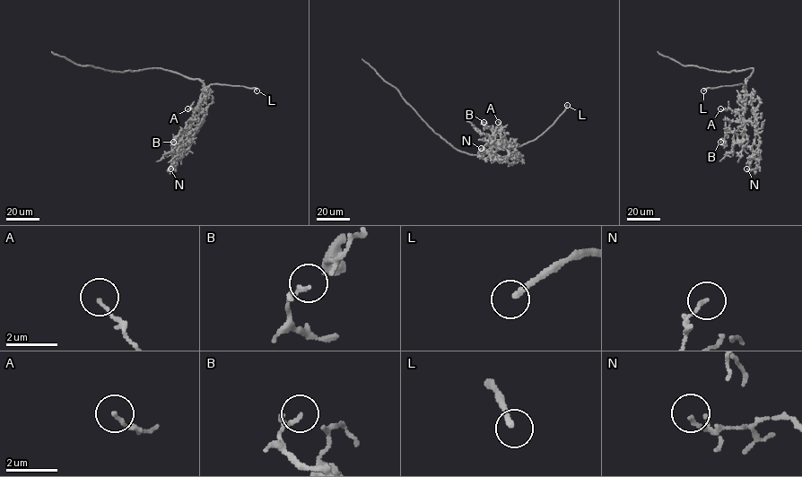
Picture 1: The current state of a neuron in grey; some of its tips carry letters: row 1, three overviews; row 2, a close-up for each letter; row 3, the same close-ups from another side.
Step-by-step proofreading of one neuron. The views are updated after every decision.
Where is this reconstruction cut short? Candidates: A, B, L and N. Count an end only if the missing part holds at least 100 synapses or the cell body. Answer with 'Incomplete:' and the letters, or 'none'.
Incomplete: L

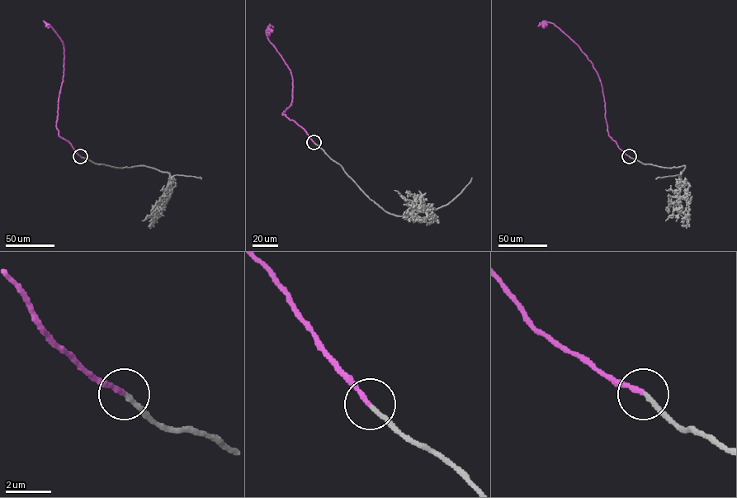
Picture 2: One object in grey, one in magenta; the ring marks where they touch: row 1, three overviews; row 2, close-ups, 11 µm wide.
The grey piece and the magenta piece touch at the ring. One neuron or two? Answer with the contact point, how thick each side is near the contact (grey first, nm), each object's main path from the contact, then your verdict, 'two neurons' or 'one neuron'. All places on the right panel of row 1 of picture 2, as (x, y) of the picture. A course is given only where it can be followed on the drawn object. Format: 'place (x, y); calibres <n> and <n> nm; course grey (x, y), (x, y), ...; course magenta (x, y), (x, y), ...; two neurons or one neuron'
place (629, 156); calibres 240 and 240 nm; course grey (629, 156), (644, 164), (685, 165), (681, 180), (686, 193), (687, 221), (686, 225), (682, 225); course magenta (629, 156), (608, 135), (602, 87), (592, 63), (578, 46), (553, 23), (543, 21), (540, 25); one neuron

